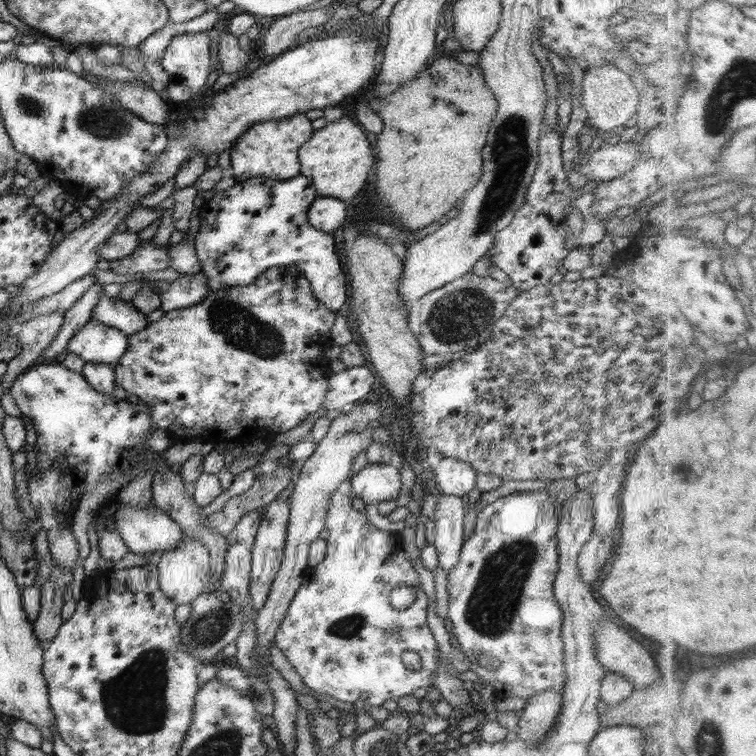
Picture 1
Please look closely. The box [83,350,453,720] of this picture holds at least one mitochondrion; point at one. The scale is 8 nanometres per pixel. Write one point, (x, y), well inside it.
(208, 628)

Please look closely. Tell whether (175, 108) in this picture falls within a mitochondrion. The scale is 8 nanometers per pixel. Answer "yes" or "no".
no

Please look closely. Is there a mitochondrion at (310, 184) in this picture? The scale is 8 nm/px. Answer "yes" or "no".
no

